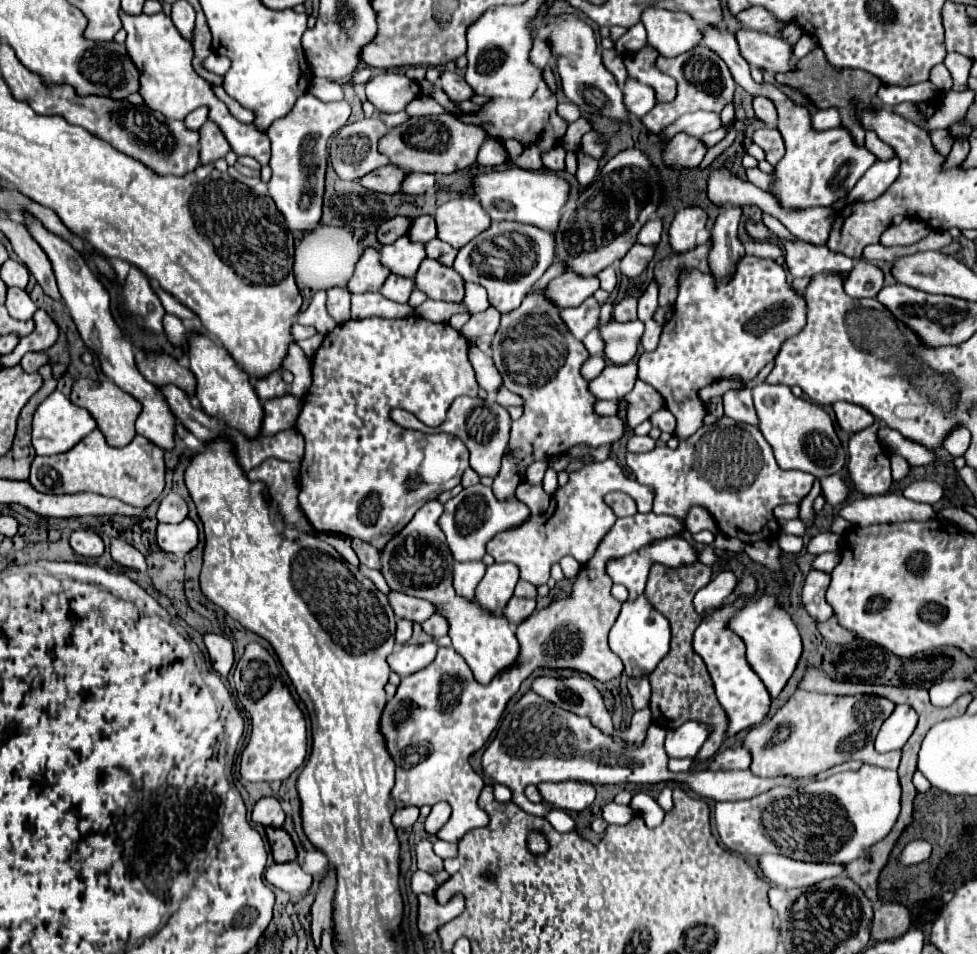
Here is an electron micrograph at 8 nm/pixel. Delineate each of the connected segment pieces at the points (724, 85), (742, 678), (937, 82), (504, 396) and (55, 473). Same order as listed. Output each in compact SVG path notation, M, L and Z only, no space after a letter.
M702 44L700 46L694 46L692 50L684 52L682 56L676 56L676 58L658 56L654 66L662 74L672 76L676 80L676 86L678 86L676 98L672 102L658 102L646 116L642 116L642 124L650 132L654 132L654 134L658 134L662 128L666 128L668 124L672 124L678 116L682 116L686 112L704 110L704 112L716 112L716 114L720 114L724 110L724 106L726 104L732 104L732 100L734 100L736 82L732 80L728 66L724 64L724 60L718 54L710 52Z
M734 606L722 608L722 610L718 608L714 614L706 616L700 624L700 630L694 632L694 640L692 640L692 648L696 654L700 654L704 658L707 670L712 676L716 696L728 716L726 738L738 734L744 728L760 724L770 710L770 696L768 696L766 688L760 684L754 670L746 664L742 640L738 636L734 636L724 624L726 618L730 618L730 614L734 610L736 610Z
M944 64L936 65L930 72L929 80L939 89L941 92L947 92L952 87L952 77L948 72L948 69Z
M504 386L498 390L498 404L502 404L504 408L508 408L508 406L524 408L524 400L518 394L512 394L510 390L506 390Z
M92 430L68 452L36 456L28 482L44 494L94 492L118 498L130 506L146 508L164 490L164 452L144 436L134 436L134 440L124 448L112 448L106 444L100 430Z

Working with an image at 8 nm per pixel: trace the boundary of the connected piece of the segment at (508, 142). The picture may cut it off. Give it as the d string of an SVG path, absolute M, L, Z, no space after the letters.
M544 78L540 80L540 84L538 84L534 96L528 98L528 100L520 100L520 102L502 100L502 98L492 98L492 100L488 100L486 104L482 104L480 110L476 110L476 112L454 114L454 112L448 112L446 108L442 108L434 98L418 96L418 98L414 98L412 102L406 104L406 112L408 112L410 116L424 116L424 114L440 114L440 112L444 112L444 114L458 116L464 124L480 126L490 138L498 140L498 142L504 146L504 150L506 150L506 154L508 154L508 162L510 162L512 166L518 166L518 168L522 168L522 170L530 170L530 172L540 172L540 170L544 168L544 166L542 166L542 154L548 152L548 150L552 150L554 146L558 146L558 144L562 142L562 138L566 136L566 128L568 128L568 122L562 120L562 116L558 116L558 112L556 112L556 96L554 96L554 92L550 90L550 86L546 84Z

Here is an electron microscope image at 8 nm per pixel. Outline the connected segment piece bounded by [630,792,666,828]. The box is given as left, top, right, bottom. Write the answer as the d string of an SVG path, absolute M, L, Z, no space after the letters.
M644 792L634 794L634 798L632 798L632 802L630 802L630 808L644 820L644 824L646 824L648 828L658 826L658 824L664 820L664 816L666 816L666 812L658 806L658 802L652 800L652 798L650 798L648 794L644 794Z

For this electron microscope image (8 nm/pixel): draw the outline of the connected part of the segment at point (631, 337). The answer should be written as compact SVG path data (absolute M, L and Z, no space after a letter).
M614 320L602 326L602 338L606 342L604 356L616 364L630 362L636 354L636 348L638 348L636 342L640 342L642 332L644 332L644 326L638 320L632 324L620 324Z

